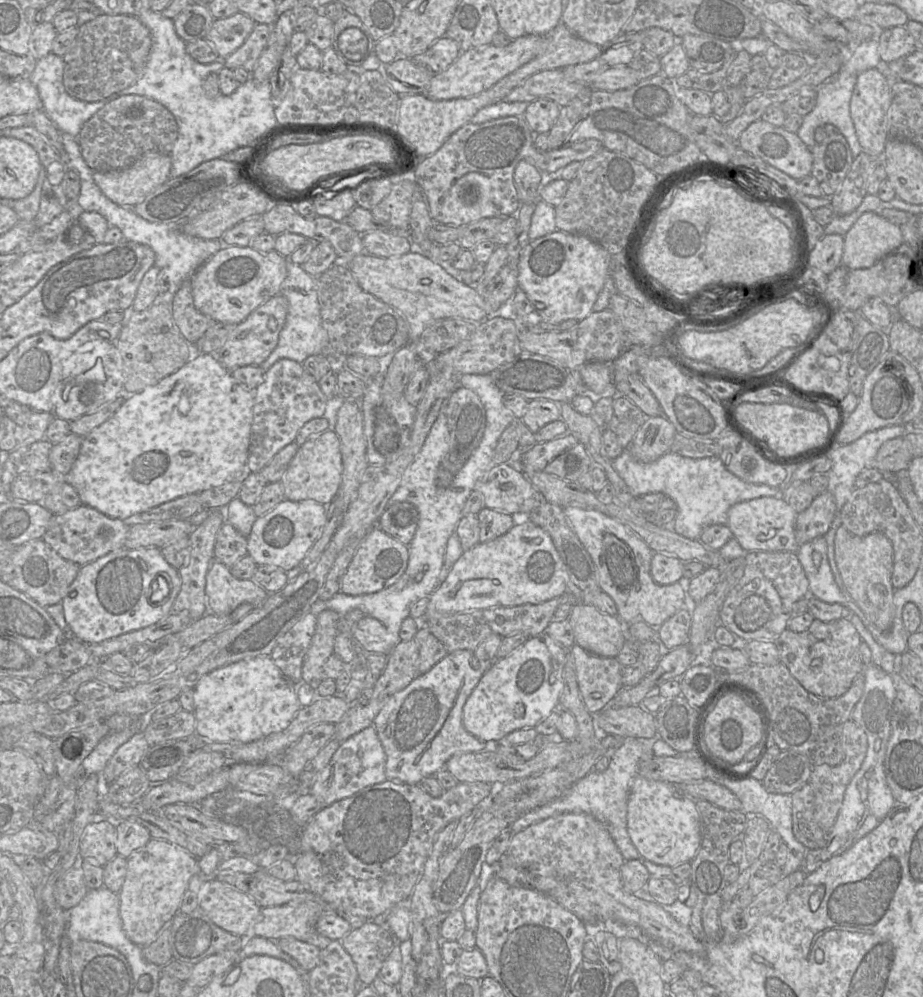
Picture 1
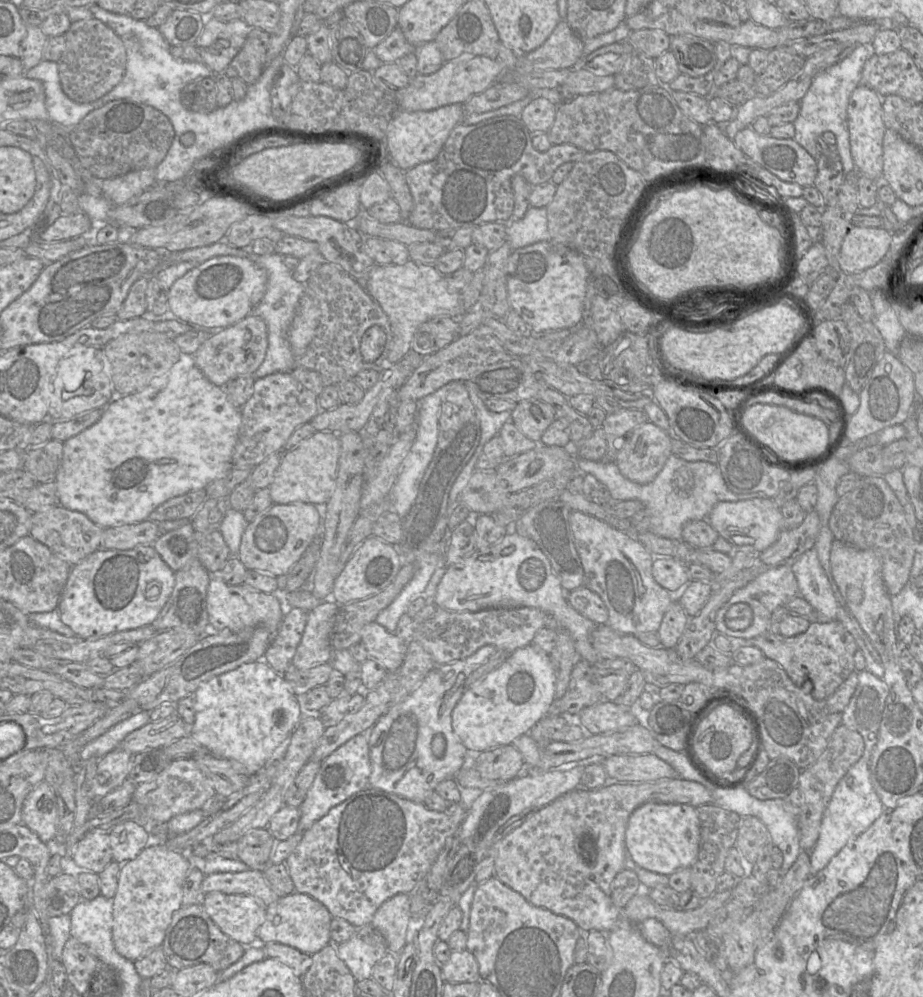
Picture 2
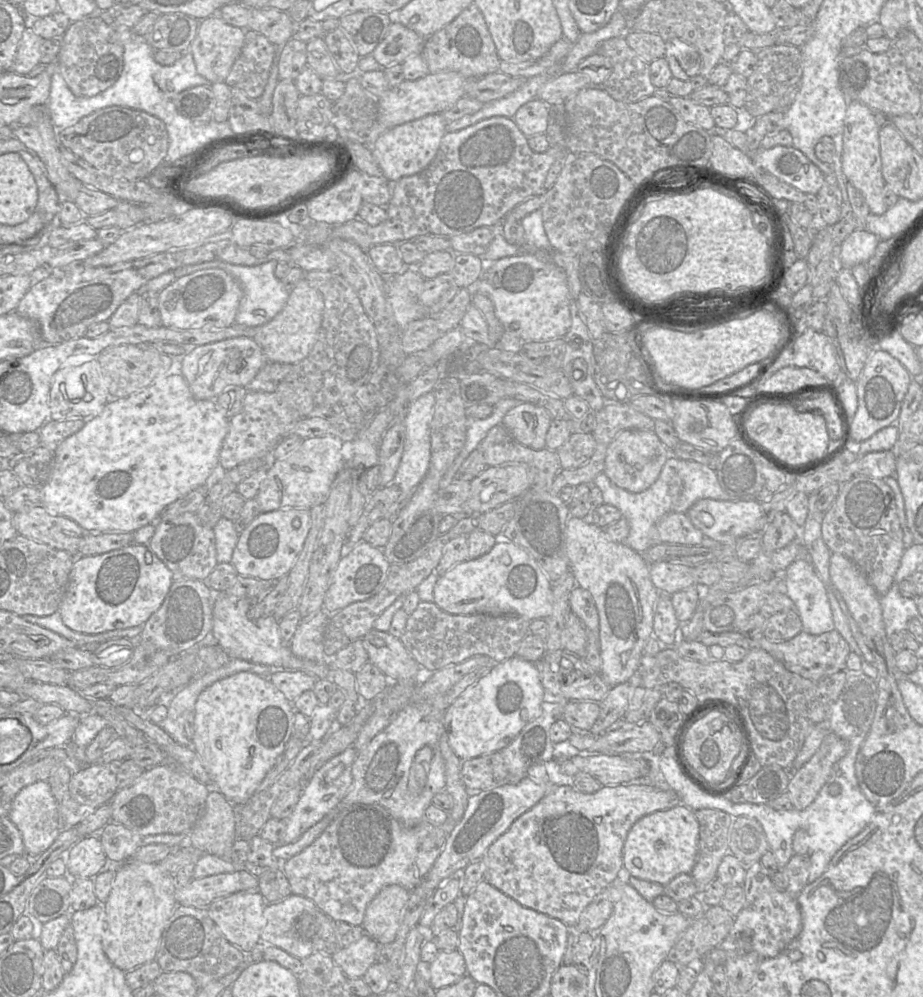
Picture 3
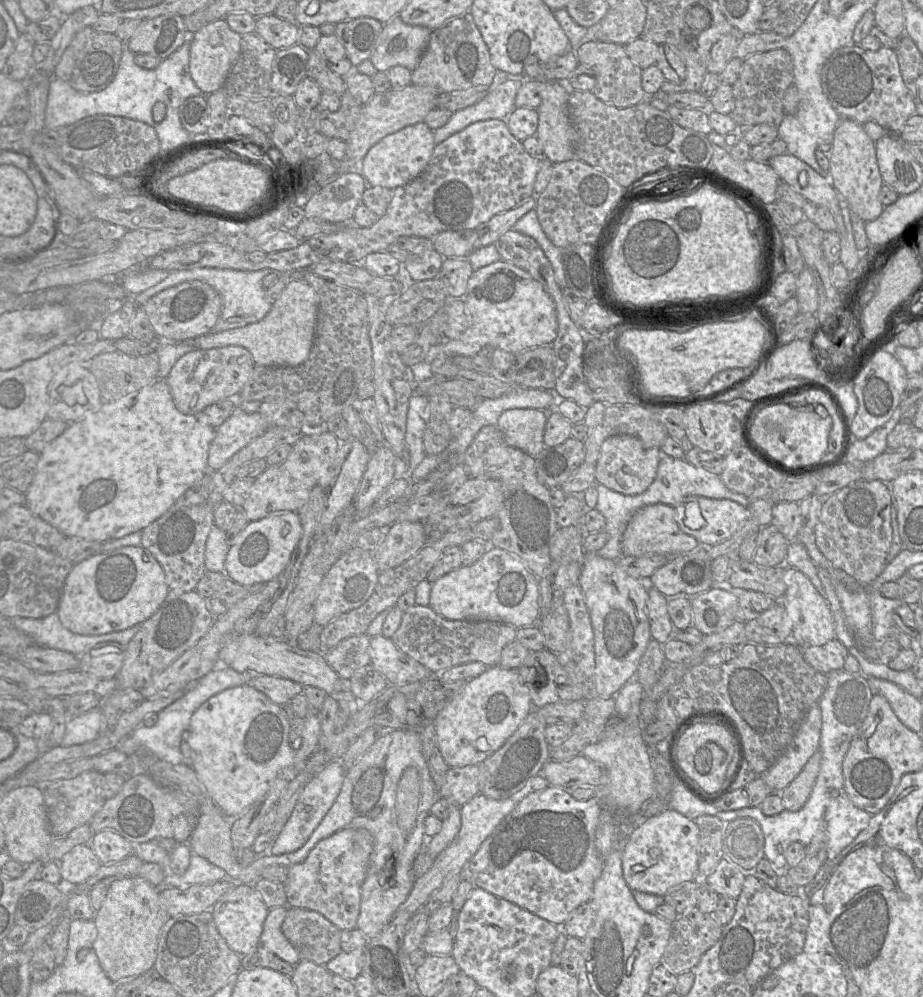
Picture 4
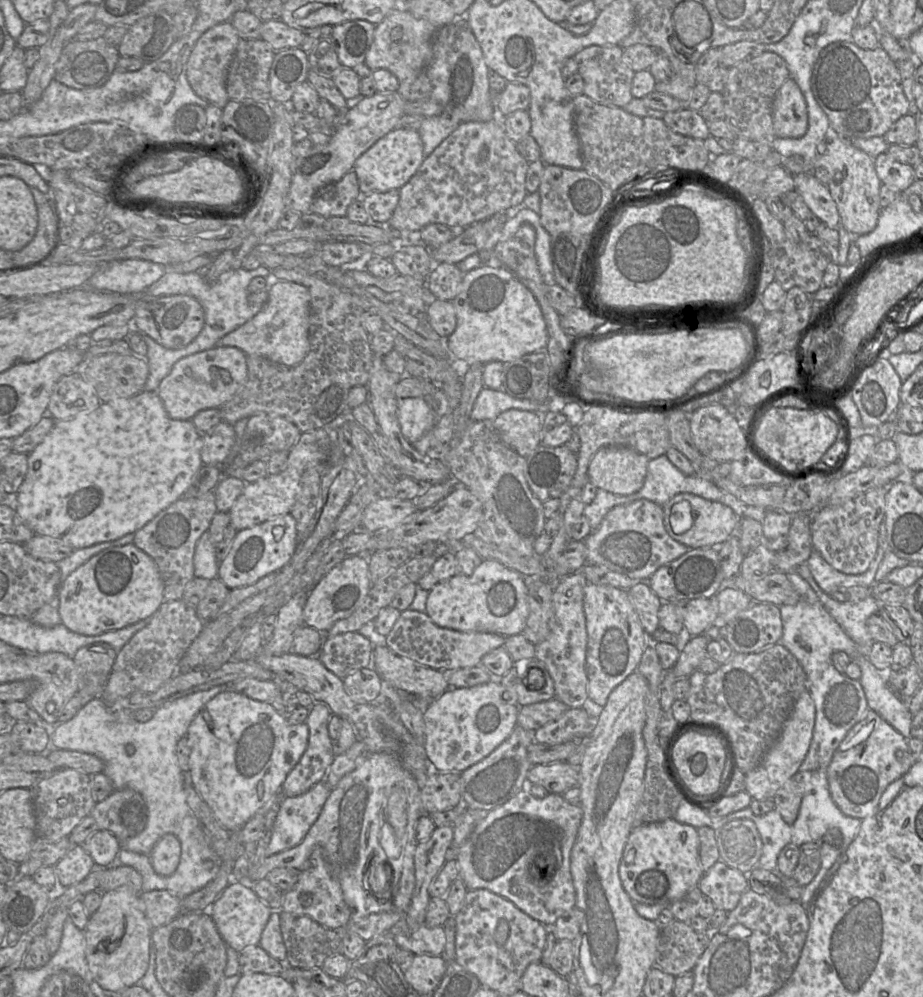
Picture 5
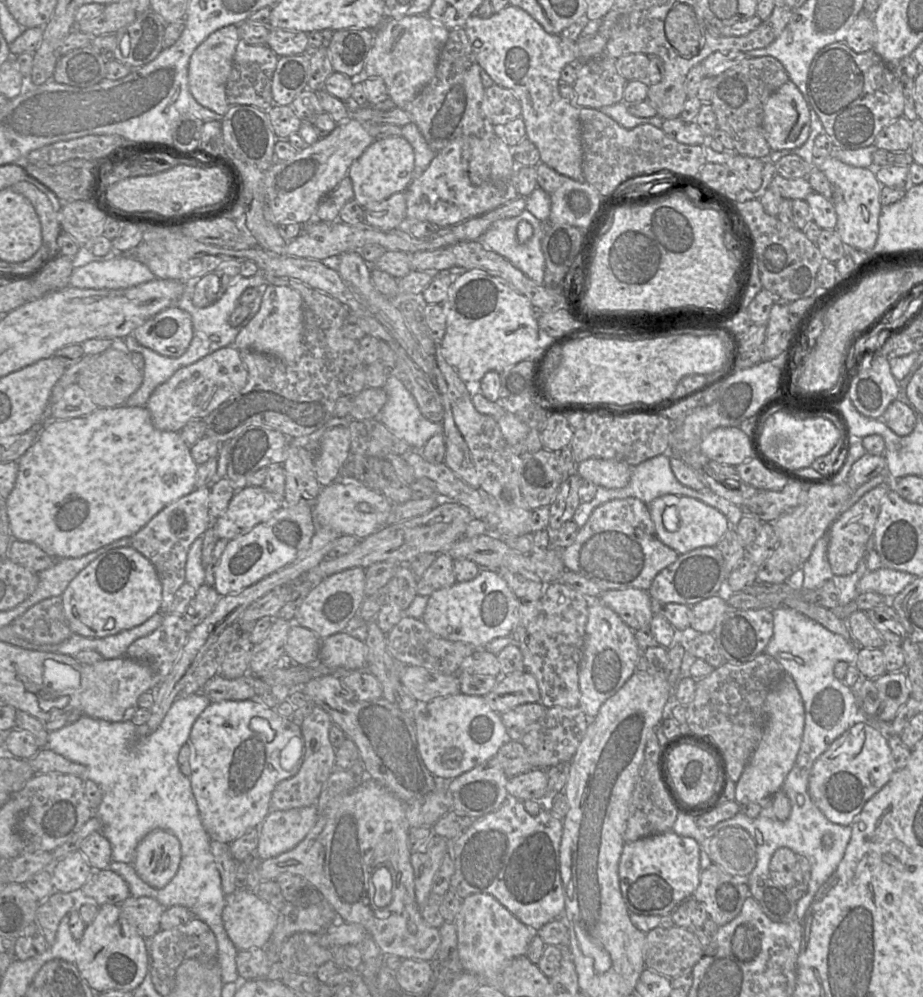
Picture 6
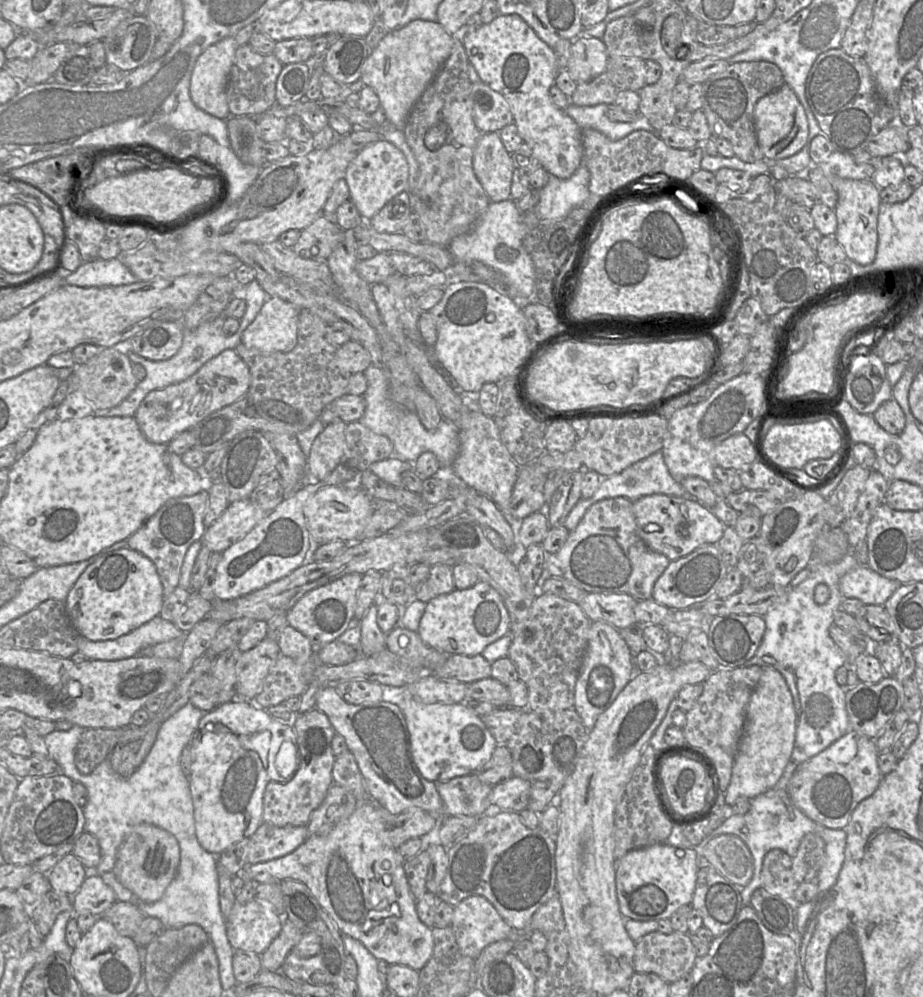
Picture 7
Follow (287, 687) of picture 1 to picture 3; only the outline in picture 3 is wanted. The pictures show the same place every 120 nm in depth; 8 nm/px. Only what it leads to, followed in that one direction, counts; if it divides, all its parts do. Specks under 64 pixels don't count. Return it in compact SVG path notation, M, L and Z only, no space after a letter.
M243 671L218 680L203 690L195 703L194 720L195 731L190 746L209 773L213 788L234 806L242 806L255 794L258 785L293 736L293 702L288 701L268 677Z

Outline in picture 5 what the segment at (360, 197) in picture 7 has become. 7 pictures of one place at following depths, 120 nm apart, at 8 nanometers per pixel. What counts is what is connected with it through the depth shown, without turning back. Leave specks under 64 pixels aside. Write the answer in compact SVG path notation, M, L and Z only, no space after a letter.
M395 128L377 140L354 163L361 195L399 190L418 171L425 160L424 146L417 130Z

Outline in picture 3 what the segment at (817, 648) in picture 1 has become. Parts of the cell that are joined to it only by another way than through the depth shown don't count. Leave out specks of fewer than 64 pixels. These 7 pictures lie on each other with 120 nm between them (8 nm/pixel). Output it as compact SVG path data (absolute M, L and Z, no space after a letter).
M836 629L820 635L813 635L801 631L792 639L782 642L773 642L764 636L749 638L737 632L713 633L704 630L695 641L701 642L708 647L720 645L725 648L730 645L738 645L746 648L748 651L756 648L763 649L775 659L782 662L789 671L814 681L826 678L836 672L846 670L846 659L851 652L849 644Z

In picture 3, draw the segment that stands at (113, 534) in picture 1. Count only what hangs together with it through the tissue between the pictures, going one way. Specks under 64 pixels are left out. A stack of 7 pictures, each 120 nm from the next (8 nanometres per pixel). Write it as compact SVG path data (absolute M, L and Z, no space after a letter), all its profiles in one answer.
M42 505L14 512L12 523L18 535L65 550L73 557L79 556L80 542L88 533L74 520L50 514Z

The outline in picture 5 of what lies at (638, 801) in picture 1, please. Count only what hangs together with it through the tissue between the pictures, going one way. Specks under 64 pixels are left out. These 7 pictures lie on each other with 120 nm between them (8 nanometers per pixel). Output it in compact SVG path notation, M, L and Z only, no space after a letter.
M674 818L633 828L619 864L619 877L634 902L664 905L682 898L698 886L703 875L697 829Z

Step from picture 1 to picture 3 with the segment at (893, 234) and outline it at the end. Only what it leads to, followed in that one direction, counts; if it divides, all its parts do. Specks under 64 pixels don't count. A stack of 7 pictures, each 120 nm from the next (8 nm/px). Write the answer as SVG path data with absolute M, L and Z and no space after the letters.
M857 229L850 234L838 248L837 264L839 268L852 269L866 264L874 255L879 238L866 229Z

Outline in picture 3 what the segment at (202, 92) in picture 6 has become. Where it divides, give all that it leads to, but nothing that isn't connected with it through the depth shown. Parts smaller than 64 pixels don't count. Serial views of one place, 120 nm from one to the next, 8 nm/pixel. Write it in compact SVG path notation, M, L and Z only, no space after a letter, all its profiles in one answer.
M212 15L199 21L191 52L199 75L210 83L225 82L241 53L246 30Z

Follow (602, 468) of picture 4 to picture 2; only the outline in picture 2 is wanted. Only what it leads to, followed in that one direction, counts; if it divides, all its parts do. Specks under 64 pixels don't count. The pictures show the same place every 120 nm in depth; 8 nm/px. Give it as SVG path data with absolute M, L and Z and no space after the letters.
M648 420L626 435L614 462L625 478L647 484L655 479L671 454L670 434Z

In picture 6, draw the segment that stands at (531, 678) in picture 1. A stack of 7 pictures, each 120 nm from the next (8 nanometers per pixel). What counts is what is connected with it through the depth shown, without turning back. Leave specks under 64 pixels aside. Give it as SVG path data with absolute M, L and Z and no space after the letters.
M461 692L437 697L430 702L417 700L414 713L416 738L420 755L430 773L436 778L452 780L494 757L500 747L508 740L506 728L500 714L486 702L484 696L473 696Z

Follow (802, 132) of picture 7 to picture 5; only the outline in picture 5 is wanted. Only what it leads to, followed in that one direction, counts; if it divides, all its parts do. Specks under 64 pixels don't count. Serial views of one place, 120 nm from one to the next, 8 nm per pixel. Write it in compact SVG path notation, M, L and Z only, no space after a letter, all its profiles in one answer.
M789 77L778 90L773 102L773 128L778 138L800 138L808 129L805 98Z

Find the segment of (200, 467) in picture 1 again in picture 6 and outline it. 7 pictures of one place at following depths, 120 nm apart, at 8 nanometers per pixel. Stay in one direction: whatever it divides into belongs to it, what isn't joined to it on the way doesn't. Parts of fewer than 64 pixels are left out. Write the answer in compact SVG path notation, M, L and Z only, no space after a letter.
M121 405L111 408L97 408L90 414L71 419L49 420L40 431L37 439L18 460L19 471L15 486L6 499L10 531L15 540L28 541L39 546L56 559L78 558L93 552L113 541L124 537L132 537L144 527L159 511L168 504L190 494L196 489L195 463L188 447L180 437L179 432L168 432L156 429L146 406L130 407Z

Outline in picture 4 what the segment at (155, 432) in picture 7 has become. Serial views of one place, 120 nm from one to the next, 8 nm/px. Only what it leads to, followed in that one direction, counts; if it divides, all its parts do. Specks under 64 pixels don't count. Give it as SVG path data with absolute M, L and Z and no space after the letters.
M242 346L194 349L177 360L166 377L166 382L178 411L192 415L218 401L239 396L254 366L251 353Z

